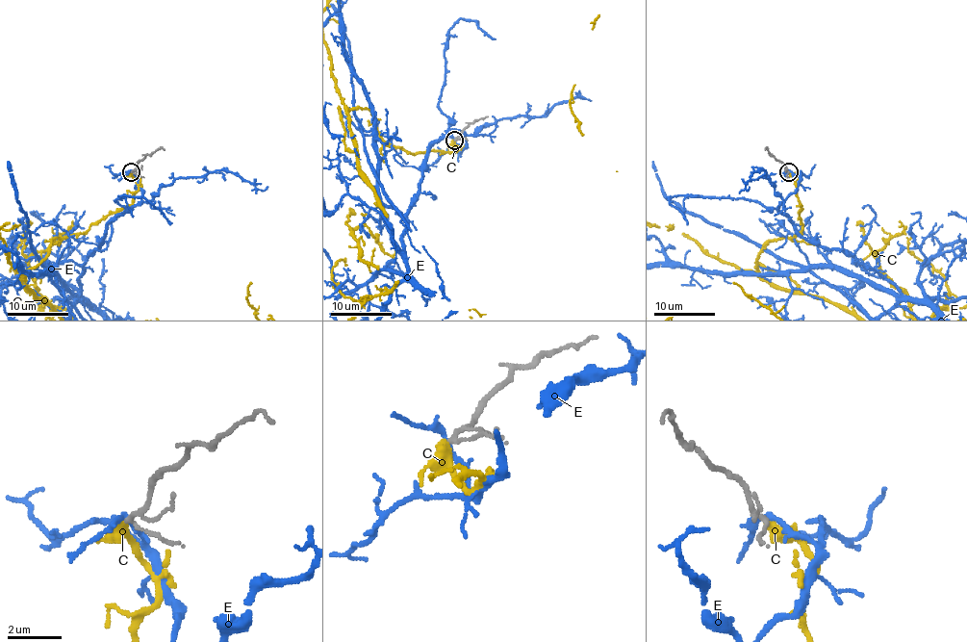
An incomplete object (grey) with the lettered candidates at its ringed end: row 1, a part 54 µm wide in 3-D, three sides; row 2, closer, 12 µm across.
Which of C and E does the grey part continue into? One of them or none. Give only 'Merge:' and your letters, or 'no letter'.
Merge: C

